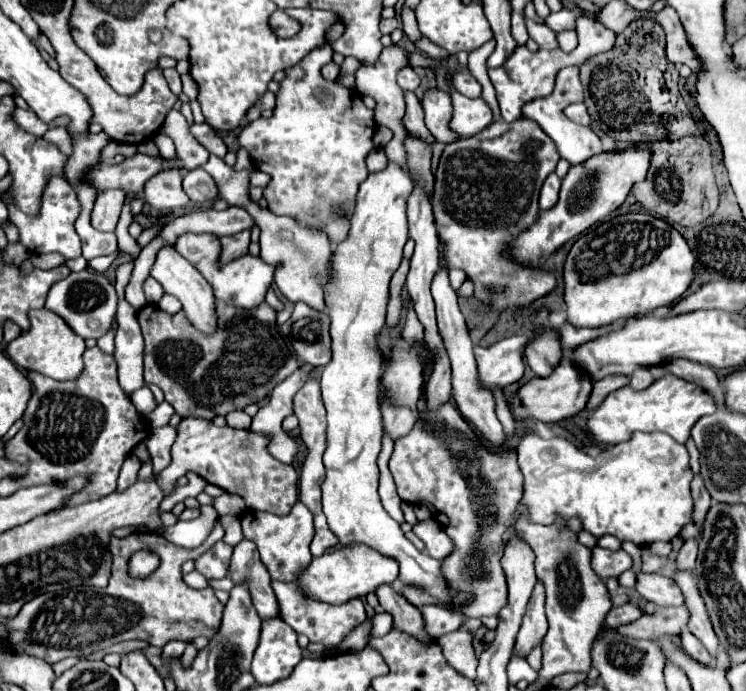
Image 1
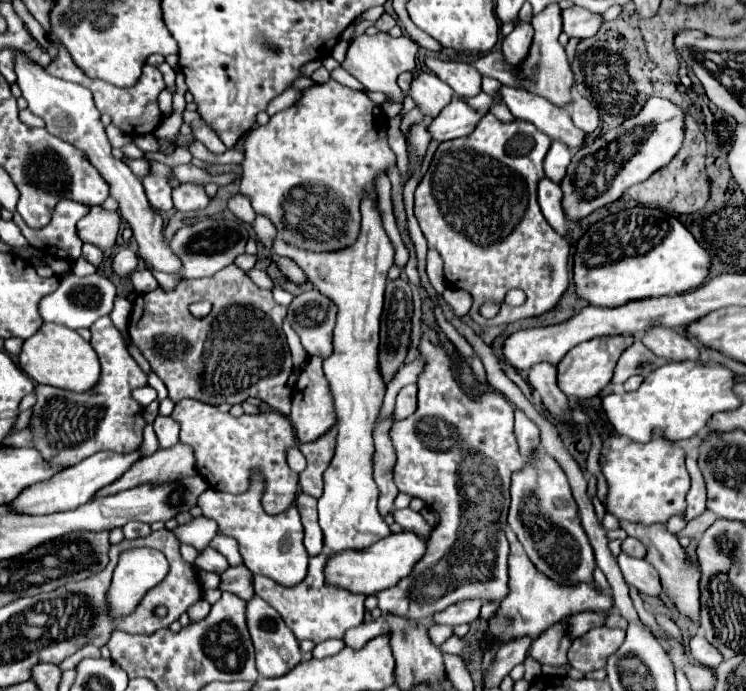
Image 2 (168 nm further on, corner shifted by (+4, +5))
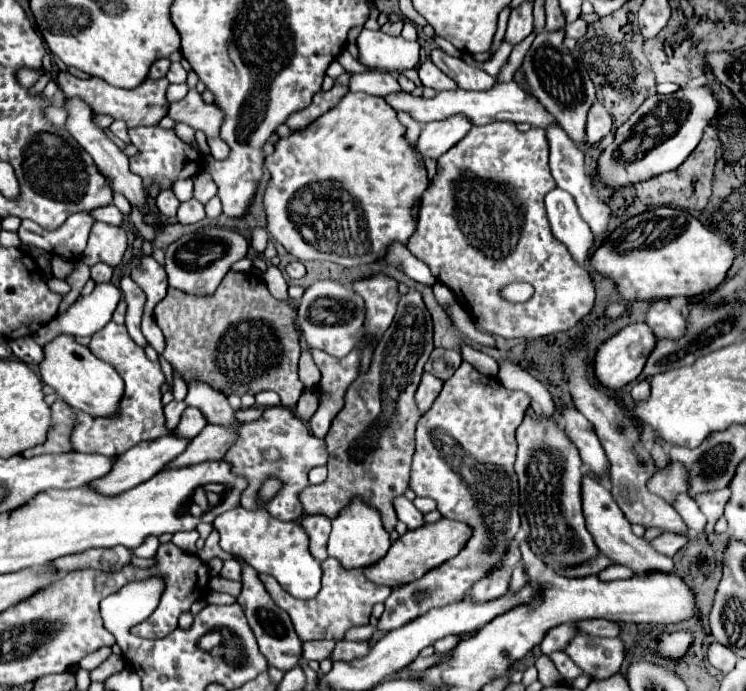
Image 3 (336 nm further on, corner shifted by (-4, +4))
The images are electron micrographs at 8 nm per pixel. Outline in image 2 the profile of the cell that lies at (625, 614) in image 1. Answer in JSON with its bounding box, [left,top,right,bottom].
[568,614,608,638]

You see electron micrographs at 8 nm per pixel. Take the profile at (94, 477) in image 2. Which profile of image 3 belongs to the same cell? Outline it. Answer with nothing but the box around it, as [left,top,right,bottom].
[92,435,190,495]

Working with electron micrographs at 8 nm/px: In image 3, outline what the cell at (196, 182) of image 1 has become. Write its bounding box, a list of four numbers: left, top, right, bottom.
[176,199,206,225]

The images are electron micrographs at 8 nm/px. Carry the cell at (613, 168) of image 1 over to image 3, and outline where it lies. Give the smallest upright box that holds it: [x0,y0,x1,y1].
[598,87,718,189]

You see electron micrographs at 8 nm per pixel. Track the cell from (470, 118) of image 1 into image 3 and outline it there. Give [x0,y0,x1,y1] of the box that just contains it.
[416,115,472,159]

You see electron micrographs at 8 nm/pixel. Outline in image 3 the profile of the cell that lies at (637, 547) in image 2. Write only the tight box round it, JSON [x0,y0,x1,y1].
[650,533,690,555]

